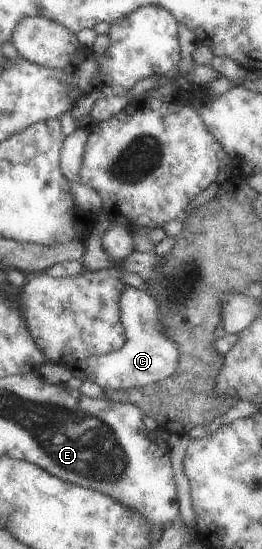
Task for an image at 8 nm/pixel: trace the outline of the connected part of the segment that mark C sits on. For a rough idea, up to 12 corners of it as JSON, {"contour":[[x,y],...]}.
{"contour":[[124,286],[124,345],[64,368],[118,393],[173,375],[156,302]]}

